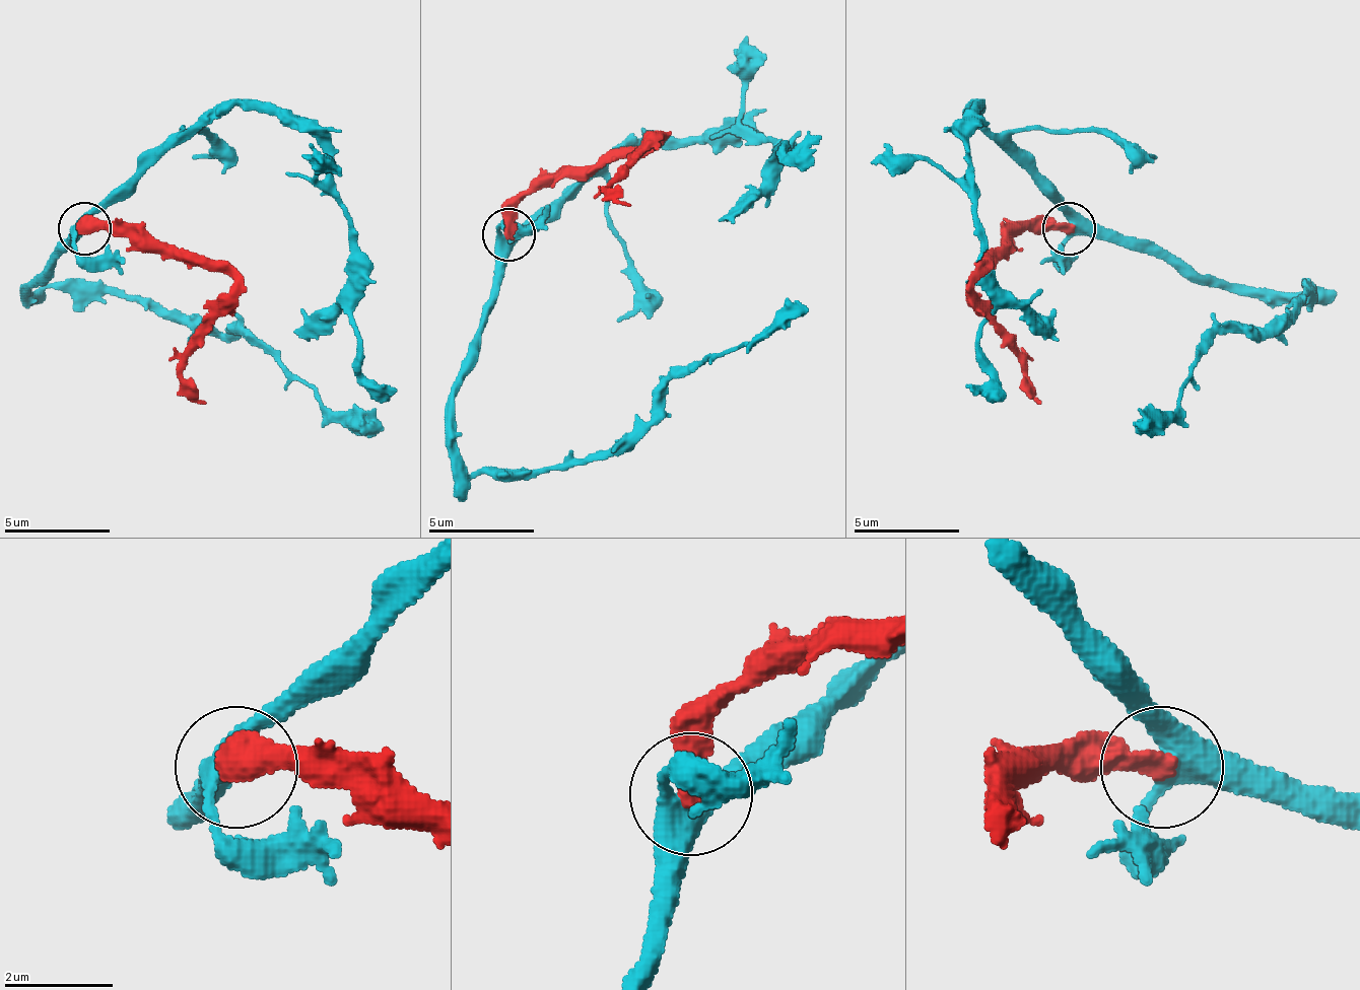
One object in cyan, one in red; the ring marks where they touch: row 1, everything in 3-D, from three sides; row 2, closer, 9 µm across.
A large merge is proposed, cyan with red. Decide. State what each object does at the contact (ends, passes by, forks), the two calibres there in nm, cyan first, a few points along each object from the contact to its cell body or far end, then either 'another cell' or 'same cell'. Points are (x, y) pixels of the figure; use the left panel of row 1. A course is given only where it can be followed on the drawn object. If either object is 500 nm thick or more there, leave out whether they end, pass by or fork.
cyan forks | red ends | 400/400 nm | cyan via (80, 227), (27, 291), (112, 285), (171, 312), (192, 312), (223, 333), (245, 333), (334, 413), (382, 428) | red via (85, 227), (171, 243), (192, 259), (212, 259), (233, 280), (233, 301), (186, 360), (192, 386), (207, 402) | another cell

